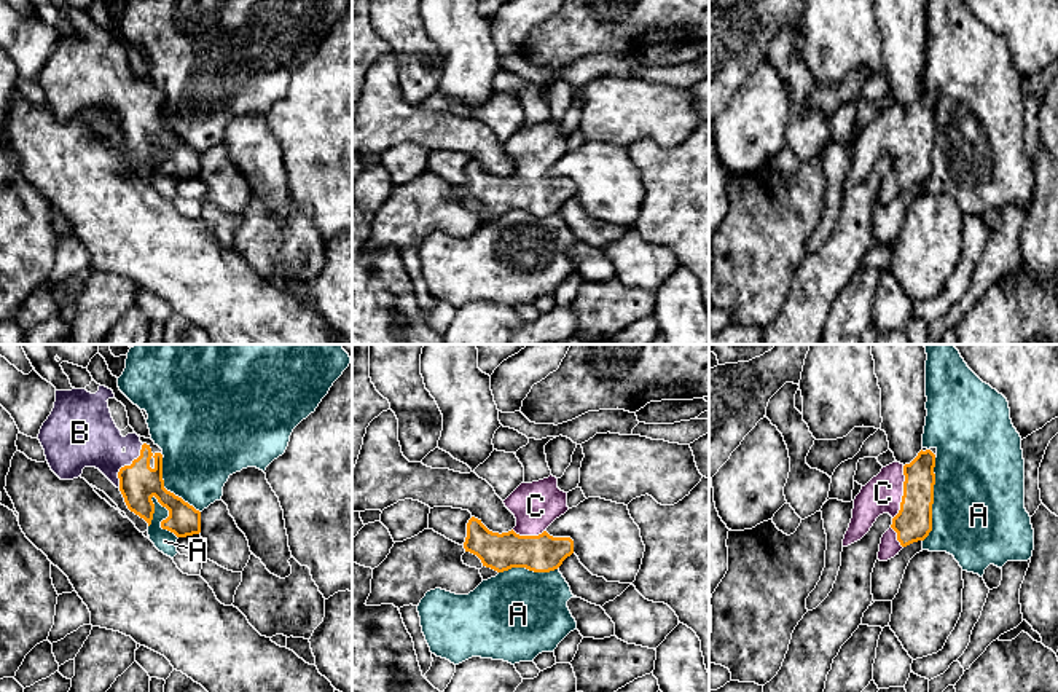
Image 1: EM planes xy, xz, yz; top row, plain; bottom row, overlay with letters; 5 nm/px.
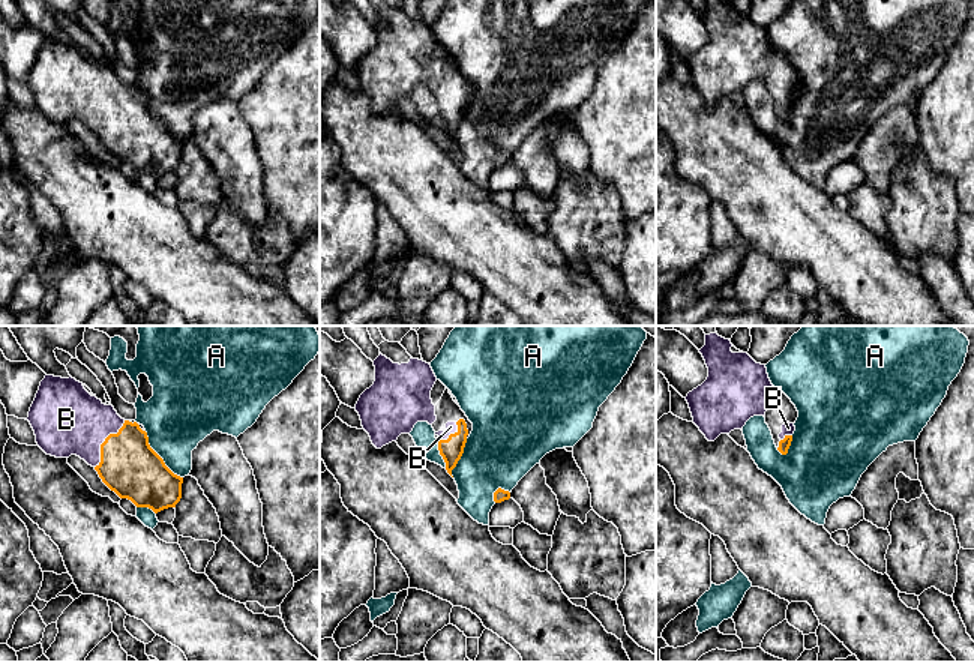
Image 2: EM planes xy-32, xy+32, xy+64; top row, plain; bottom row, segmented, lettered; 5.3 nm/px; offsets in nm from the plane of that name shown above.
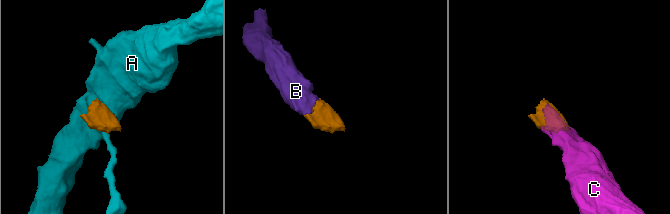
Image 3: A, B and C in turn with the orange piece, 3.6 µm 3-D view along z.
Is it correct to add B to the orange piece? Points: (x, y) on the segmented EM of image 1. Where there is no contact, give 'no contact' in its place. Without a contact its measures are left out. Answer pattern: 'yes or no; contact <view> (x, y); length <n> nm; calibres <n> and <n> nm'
yes; contact xy (126, 466); length 260 nm; calibres 190 and 300 nm

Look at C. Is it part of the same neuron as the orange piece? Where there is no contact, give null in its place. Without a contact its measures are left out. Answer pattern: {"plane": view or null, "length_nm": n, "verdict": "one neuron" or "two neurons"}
{"plane": "yz", "length_nm": 280, "verdict": "one neuron"}

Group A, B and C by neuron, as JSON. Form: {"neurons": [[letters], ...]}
{"neurons": [["A"], ["B", "C"]]}

